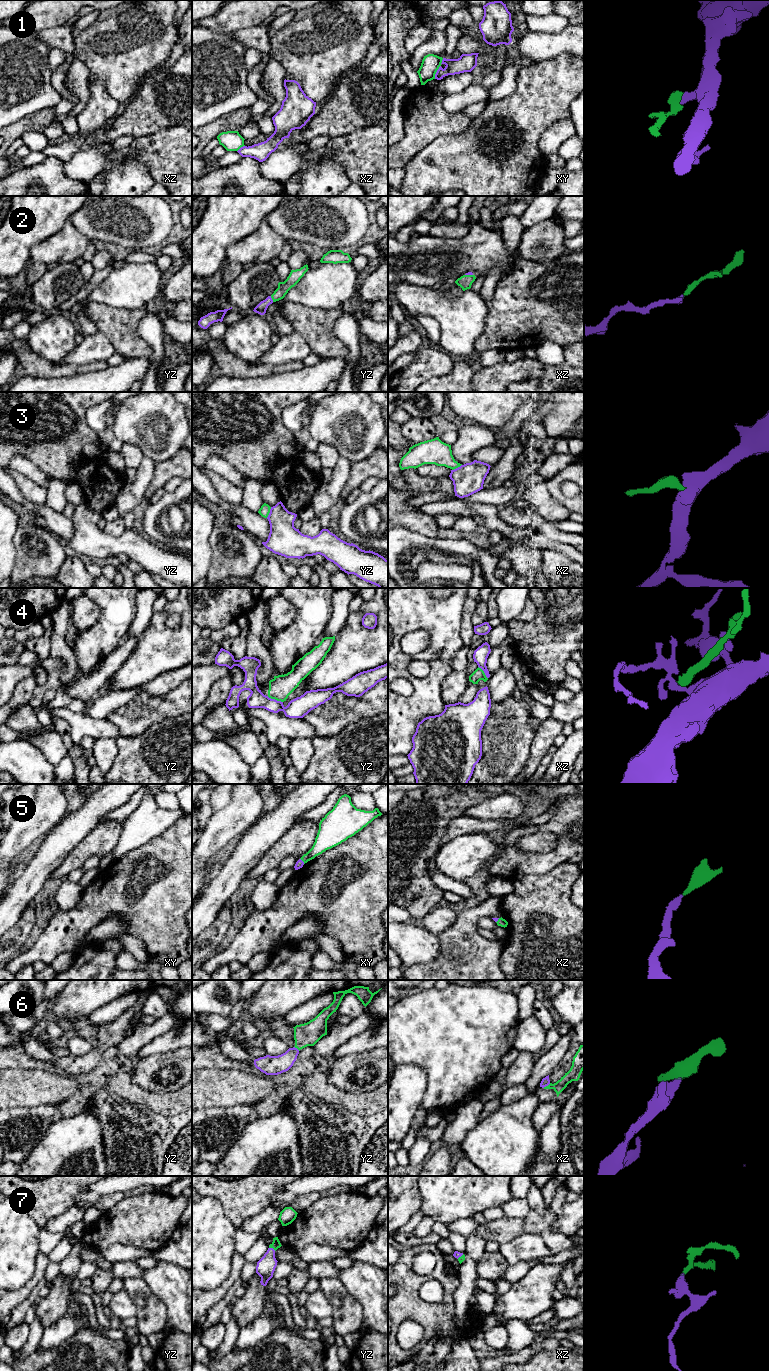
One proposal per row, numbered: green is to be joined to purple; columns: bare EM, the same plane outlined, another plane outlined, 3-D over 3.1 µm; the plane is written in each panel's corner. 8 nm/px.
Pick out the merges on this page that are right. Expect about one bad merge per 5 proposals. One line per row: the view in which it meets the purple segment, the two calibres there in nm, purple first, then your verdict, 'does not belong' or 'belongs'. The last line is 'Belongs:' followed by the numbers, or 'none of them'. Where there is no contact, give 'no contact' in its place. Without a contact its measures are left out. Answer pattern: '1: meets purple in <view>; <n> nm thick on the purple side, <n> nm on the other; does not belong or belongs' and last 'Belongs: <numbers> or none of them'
1: meets purple in xy; 140 nm thick on the purple side, 150 nm on the other; does not belong
2: meets purple in yz; 90 nm thick on the purple side, 100 nm on the other; belongs
3: meets purple in yz; 260 nm thick on the purple side, 90 nm on the other; does not belong
4: meets purple in yz; 160 nm thick on the purple side, 180 nm on the other; does not belong
5: meets purple in xy; 70 nm thick on the purple side, 150 nm on the other; belongs
6: meets purple in xz; 70 nm thick on the purple side, 100 nm on the other; belongs
7: meets purple in yz; 150 nm thick on the purple side, 70 nm on the other; belongs
Belongs: 2, 5, 6, 7

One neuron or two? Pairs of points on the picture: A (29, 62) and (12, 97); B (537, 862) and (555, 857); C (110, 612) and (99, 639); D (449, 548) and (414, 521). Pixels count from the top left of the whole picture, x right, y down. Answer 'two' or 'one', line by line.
A: one
B: one
C: one
D: two

